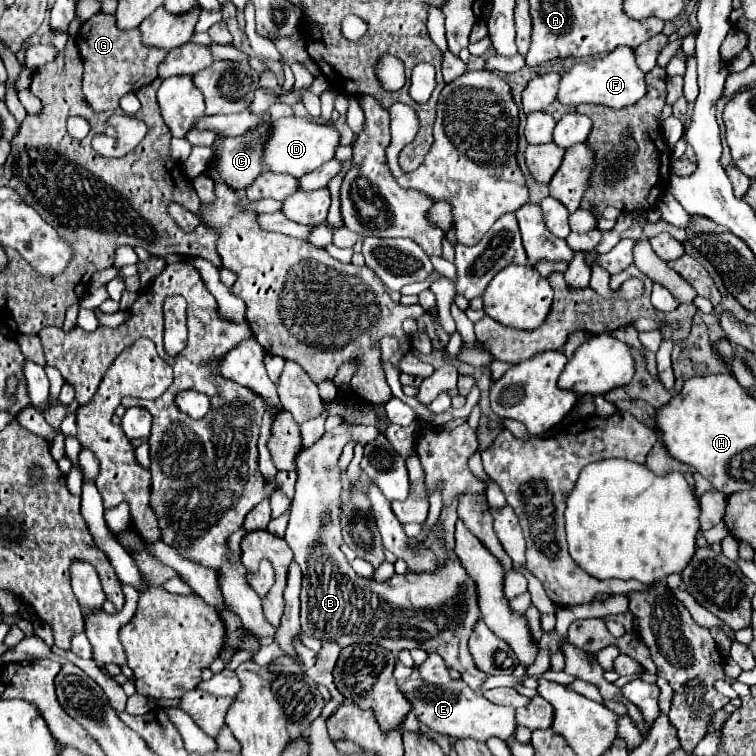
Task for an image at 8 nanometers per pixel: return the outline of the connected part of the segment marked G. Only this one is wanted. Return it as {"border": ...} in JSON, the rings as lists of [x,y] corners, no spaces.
{"border":[[[102,10],[82,24],[80,34],[76,36],[76,44],[84,60],[84,98],[94,112],[116,110],[118,100],[124,94],[136,92],[138,88],[150,84],[158,76],[158,66],[168,56],[168,50],[164,48],[146,46],[142,42],[142,34],[138,28],[120,30],[116,26],[116,16],[104,14]]]}

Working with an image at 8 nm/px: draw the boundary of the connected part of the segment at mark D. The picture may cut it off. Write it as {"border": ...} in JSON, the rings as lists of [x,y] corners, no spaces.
{"border":[[[280,118],[272,122],[272,134],[266,140],[264,148],[264,160],[268,170],[272,172],[288,172],[292,176],[304,176],[308,172],[314,172],[324,162],[334,158],[334,152],[340,144],[340,134],[332,124],[322,124],[312,118]]]}

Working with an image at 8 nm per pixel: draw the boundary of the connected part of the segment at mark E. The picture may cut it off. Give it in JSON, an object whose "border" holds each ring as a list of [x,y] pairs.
{"border":[[[406,680],[402,684],[402,694],[410,700],[412,708],[416,710],[418,720],[428,724],[434,732],[450,736],[450,738],[474,738],[480,742],[486,742],[492,736],[498,736],[502,740],[510,740],[516,732],[516,716],[514,708],[510,706],[498,706],[486,700],[480,692],[472,690],[462,680],[452,680],[446,684],[446,688],[434,688],[434,684],[426,684],[424,680]]]}

